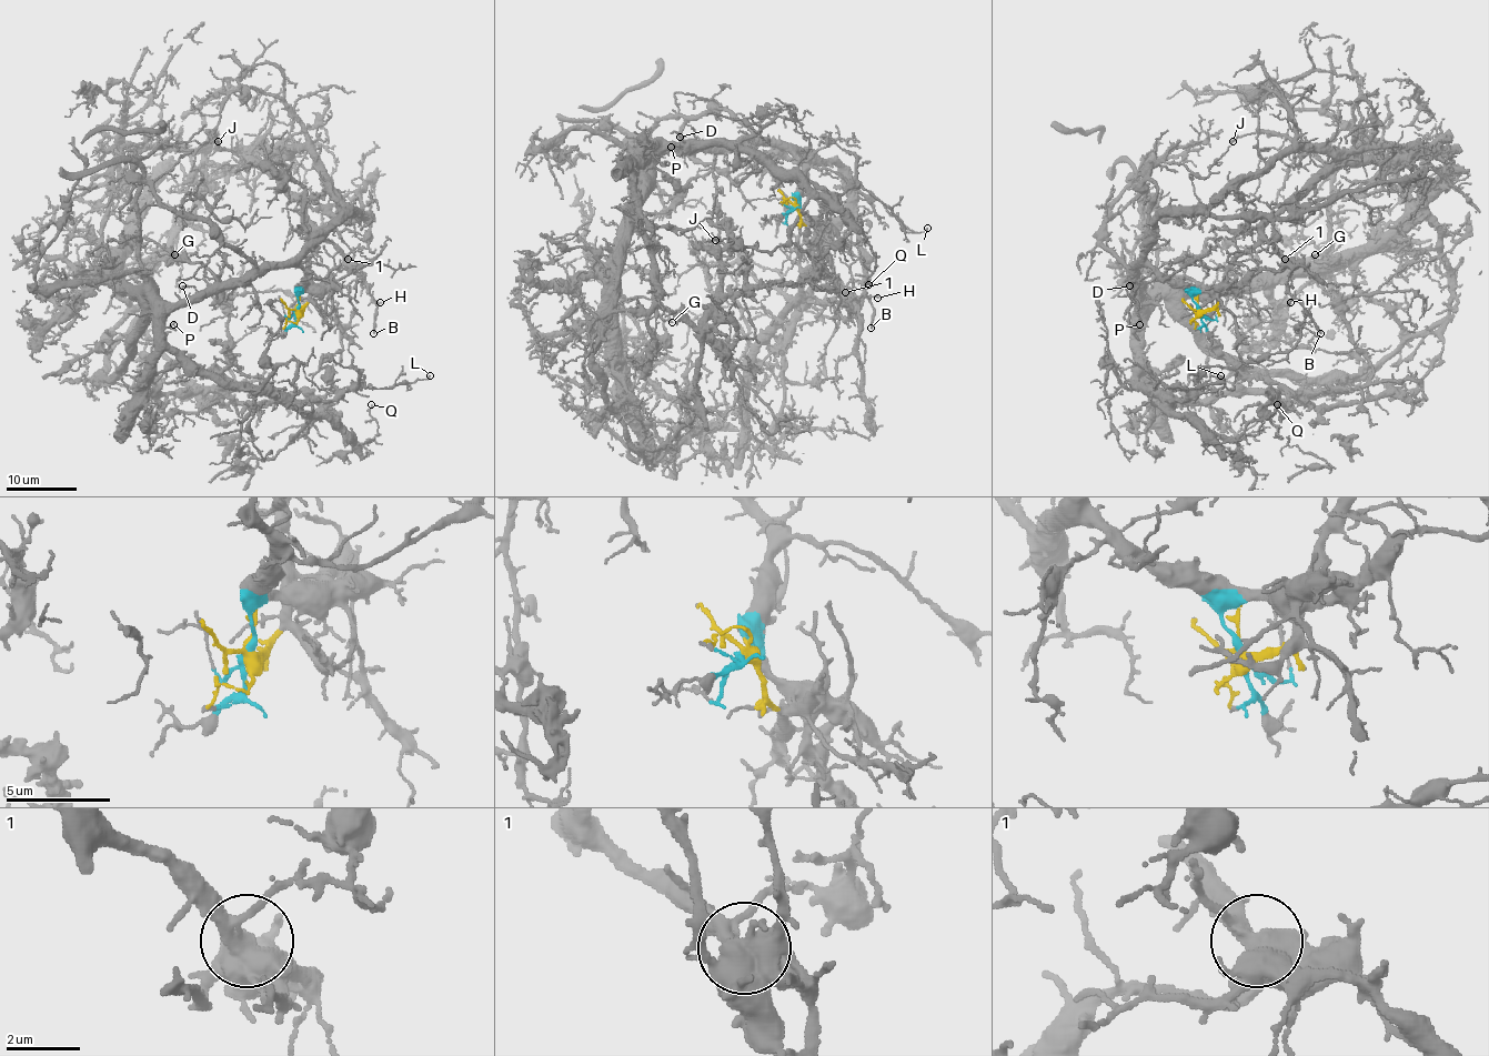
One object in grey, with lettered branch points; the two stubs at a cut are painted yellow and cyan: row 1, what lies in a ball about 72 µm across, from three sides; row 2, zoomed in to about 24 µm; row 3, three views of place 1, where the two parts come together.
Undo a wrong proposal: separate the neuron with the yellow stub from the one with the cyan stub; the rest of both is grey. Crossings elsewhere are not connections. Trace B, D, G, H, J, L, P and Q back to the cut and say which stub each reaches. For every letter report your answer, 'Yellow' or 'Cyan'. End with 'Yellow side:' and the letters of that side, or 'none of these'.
B: Yellow
D: Cyan
G: Cyan
H: Yellow
J: Yellow
L: Cyan
P: Cyan
Q: Cyan
Yellow side: B, H, J

